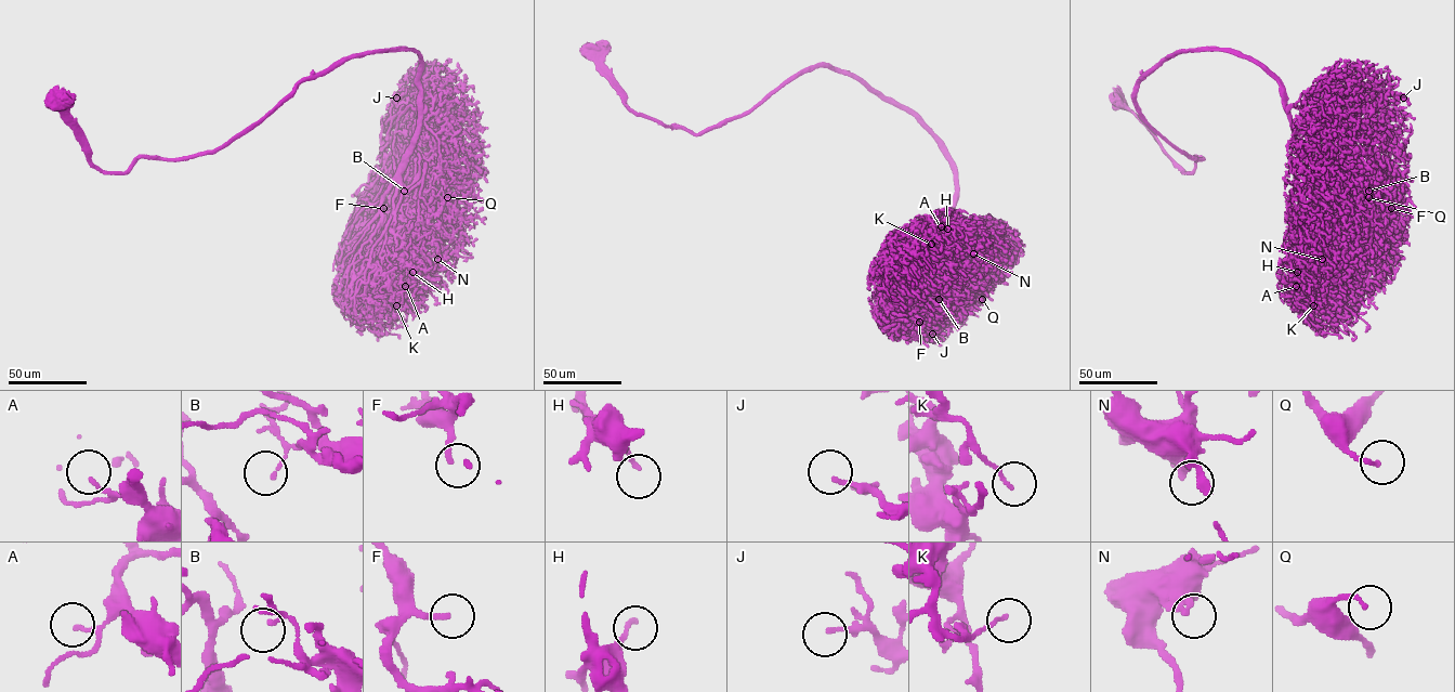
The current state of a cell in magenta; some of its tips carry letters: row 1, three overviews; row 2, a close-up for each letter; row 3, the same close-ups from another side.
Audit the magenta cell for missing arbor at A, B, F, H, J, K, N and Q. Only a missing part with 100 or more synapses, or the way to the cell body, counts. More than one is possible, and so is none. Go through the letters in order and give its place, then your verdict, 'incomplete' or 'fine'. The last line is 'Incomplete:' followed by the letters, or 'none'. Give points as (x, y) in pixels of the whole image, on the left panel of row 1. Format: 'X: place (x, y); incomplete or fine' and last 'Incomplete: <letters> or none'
A: place (405, 286); fine
B: place (404, 191); fine
F: place (383, 208); incomplete
H: place (413, 272); fine
J: place (396, 98); fine
K: place (396, 305); fine
N: place (437, 259); fine
Q: place (447, 197); fine
Incomplete: F

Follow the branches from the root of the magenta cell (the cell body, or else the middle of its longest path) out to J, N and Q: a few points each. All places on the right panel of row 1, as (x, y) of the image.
J: (1117, 102), (1191, 172), (1203, 158), (1135, 100), (1174, 53), (1250, 56), (1286, 111), (1357, 117), (1403, 98)
N: (1117, 102), (1191, 172), (1203, 158), (1136, 86), (1174, 53), (1259, 62), (1325, 198), (1322, 259)
Q: (1117, 102), (1191, 172), (1203, 158), (1136, 86), (1174, 53), (1250, 56), (1348, 145), (1368, 197)

